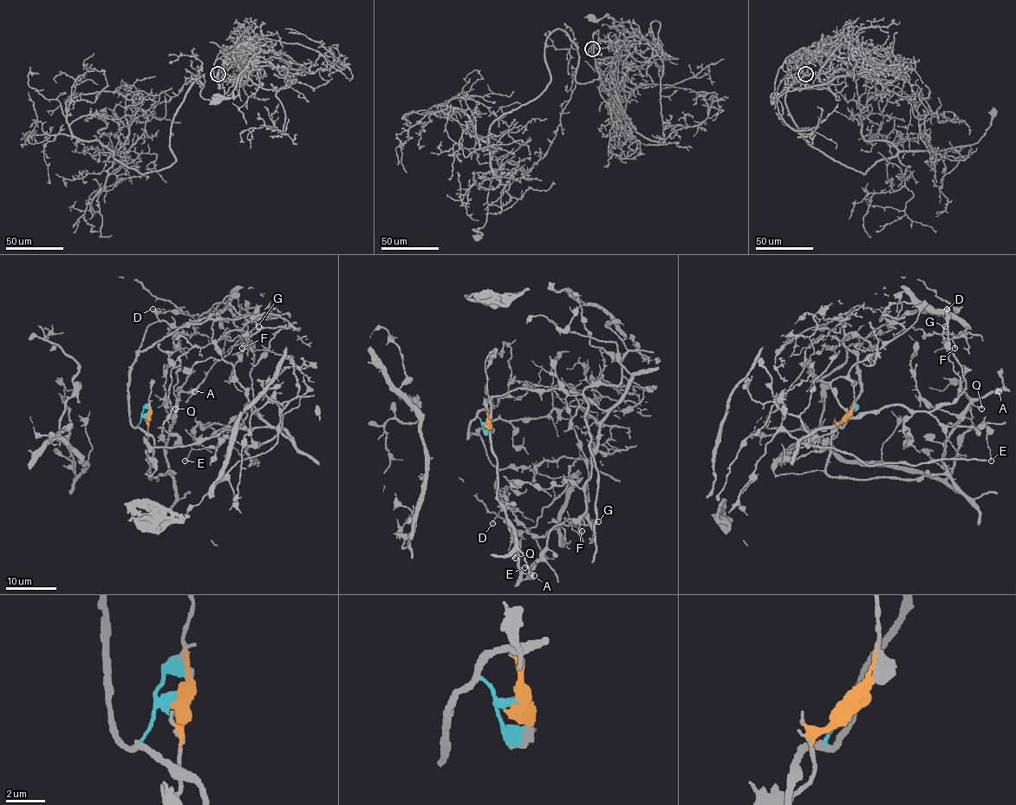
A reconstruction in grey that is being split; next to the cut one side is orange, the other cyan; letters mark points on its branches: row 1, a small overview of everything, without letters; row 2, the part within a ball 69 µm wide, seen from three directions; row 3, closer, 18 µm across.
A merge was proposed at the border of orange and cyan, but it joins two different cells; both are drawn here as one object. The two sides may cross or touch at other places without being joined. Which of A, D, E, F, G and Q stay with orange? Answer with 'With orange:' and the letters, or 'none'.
With orange: E, F, G

